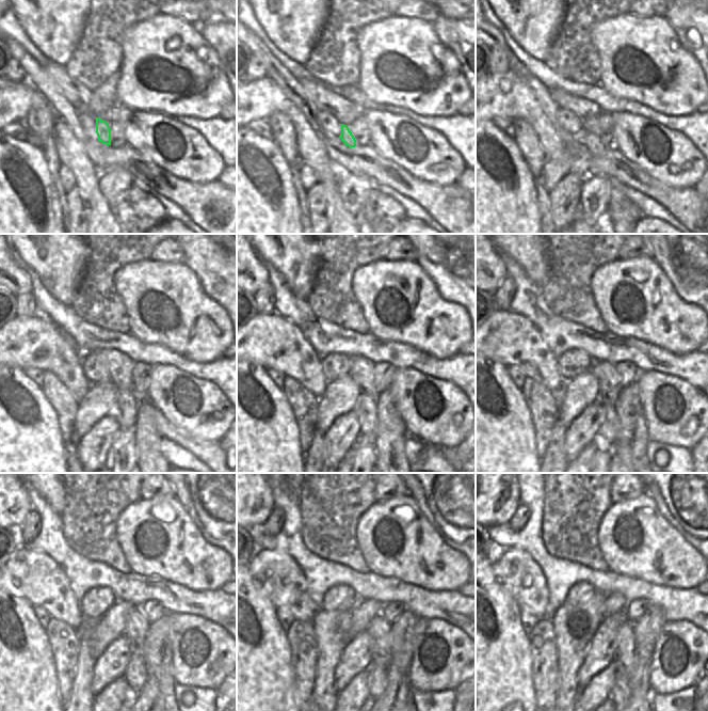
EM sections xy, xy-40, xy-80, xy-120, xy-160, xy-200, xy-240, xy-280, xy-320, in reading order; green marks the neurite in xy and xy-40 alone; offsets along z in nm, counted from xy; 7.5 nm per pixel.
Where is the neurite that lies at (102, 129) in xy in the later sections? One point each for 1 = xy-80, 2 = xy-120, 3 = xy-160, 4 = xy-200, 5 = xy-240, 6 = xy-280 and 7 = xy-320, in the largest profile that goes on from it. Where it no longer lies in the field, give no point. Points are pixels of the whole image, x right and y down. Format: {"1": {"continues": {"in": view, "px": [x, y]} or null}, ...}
{"1": {"continues": {"in": "xy-80", "px": [592, 142]}}, "2": {"continues": {"in": "xy-120", "px": [125, 409]}}, "3": {"continues": {"in": "xy-160", "px": [365, 407]}}, "4": {"continues": {"in": "xy-200", "px": [609, 429]}}, "5": {"continues": {"in": "xy-240", "px": [135, 675]}}, "6": {"continues": {"in": "xy-280", "px": [376, 680]}}, "7": {"continues": {"in": "xy-320", "px": [621, 690]}}}

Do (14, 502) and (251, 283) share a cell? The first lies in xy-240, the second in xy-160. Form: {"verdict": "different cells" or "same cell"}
{"verdict": "same cell"}

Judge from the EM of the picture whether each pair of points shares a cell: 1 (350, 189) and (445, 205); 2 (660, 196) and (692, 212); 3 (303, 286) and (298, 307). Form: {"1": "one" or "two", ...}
{"1": "two", "2": "one", "3": "two"}

